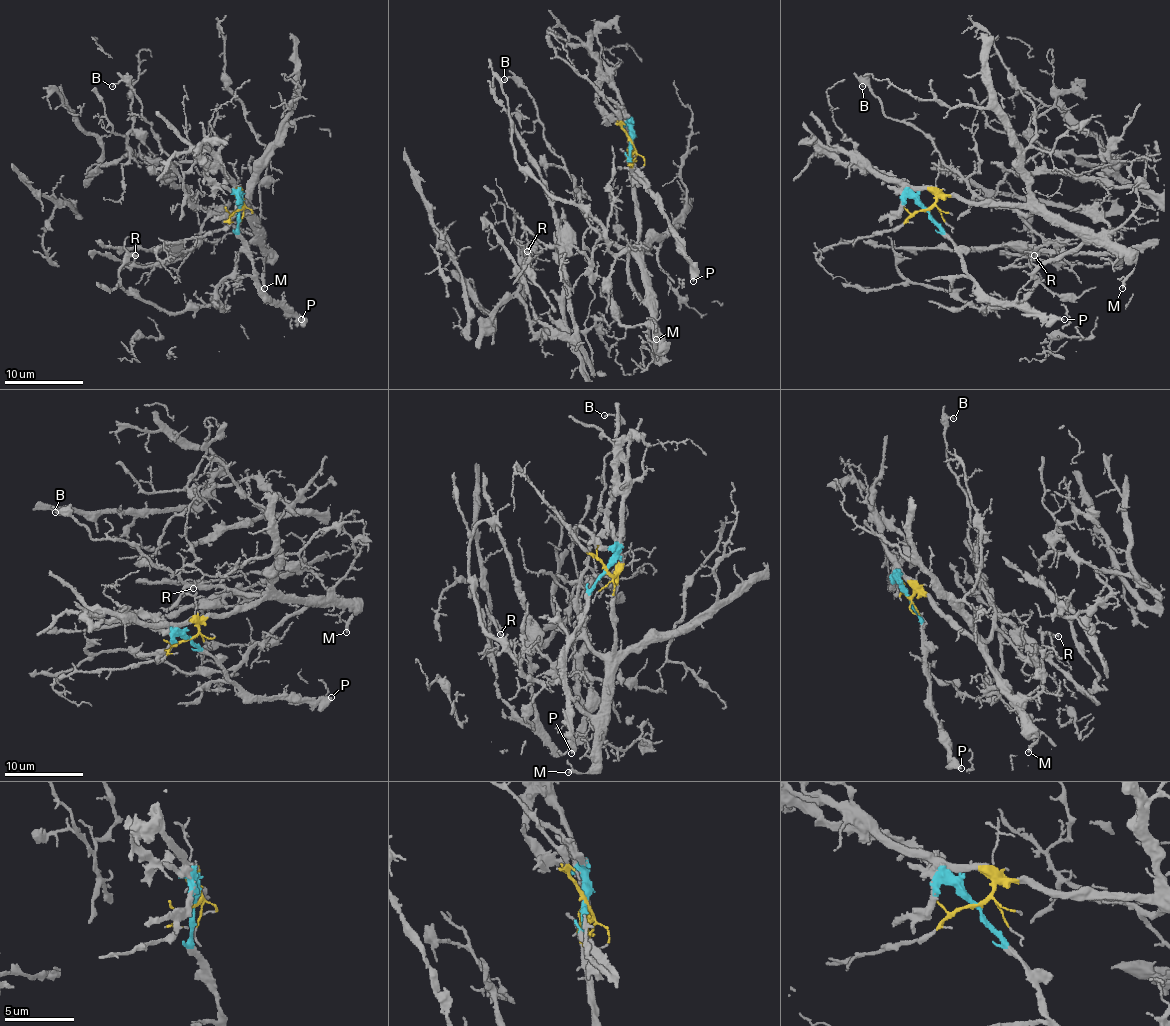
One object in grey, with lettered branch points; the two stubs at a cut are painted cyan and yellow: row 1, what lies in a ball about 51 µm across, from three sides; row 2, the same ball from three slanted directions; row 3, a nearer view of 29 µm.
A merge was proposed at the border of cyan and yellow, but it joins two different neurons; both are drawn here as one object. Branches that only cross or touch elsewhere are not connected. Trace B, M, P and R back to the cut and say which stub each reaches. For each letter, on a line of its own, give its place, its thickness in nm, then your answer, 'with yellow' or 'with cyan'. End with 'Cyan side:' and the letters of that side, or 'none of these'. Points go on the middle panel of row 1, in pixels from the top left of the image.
B: place (504, 79); calibre 120 nm; with yellow
M: place (656, 339); calibre 260 nm; with yellow
P: place (693, 281); calibre 280 nm; with cyan
R: place (527, 251); calibre 170 nm; with yellow
Cyan side: P

